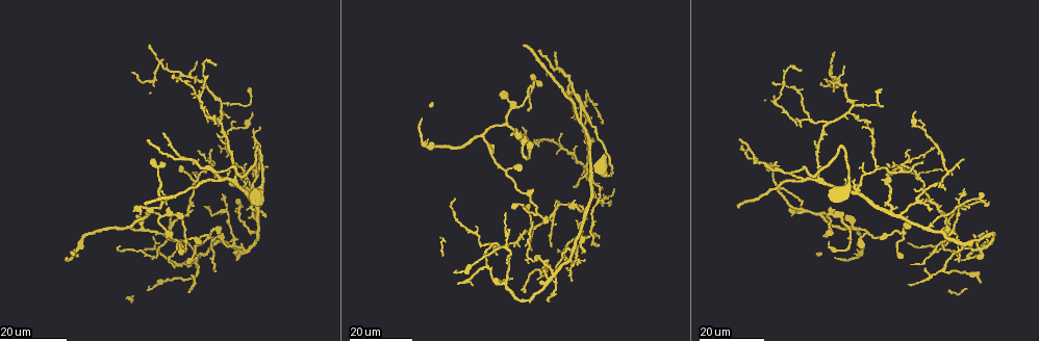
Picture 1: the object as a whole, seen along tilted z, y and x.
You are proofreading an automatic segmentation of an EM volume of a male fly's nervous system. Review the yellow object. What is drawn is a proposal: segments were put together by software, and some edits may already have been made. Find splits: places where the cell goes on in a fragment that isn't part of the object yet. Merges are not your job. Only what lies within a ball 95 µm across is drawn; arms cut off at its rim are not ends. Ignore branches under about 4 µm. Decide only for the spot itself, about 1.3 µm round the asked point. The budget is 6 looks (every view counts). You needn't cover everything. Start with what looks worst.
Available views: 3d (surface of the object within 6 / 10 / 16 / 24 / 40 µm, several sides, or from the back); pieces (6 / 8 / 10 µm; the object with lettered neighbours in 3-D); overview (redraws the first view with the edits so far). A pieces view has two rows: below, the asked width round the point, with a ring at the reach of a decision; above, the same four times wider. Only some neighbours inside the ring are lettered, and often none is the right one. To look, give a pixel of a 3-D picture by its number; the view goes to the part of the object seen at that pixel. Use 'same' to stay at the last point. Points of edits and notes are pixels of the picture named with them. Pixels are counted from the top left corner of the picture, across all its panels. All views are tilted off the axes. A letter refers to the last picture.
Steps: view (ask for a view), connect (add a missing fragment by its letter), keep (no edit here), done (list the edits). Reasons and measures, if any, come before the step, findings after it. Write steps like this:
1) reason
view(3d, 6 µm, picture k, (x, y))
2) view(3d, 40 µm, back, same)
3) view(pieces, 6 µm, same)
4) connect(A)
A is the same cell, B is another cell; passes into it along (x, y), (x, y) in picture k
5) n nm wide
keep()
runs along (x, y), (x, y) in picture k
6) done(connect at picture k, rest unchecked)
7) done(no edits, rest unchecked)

an open end
view(3d, 16 µm, picture 1, (924, 269))

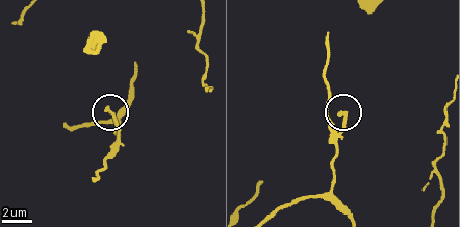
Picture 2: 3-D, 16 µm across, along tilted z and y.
what lies round it
view(pieces, 10 µm, picture 2, (340, 115))

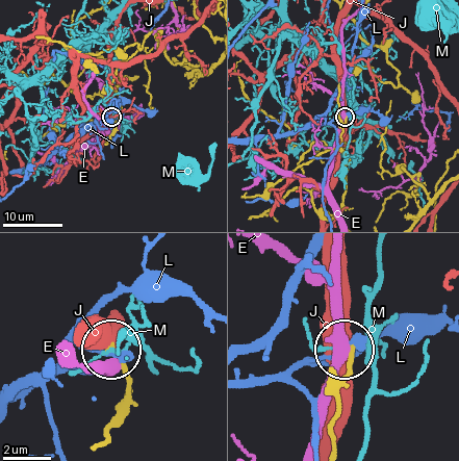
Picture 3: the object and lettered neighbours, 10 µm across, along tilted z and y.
keep()
E, J, L and M are other cells; no lettered fragment goes on from it

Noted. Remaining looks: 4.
an open end
view(3d, 16 µm, picture 1, (909, 284))

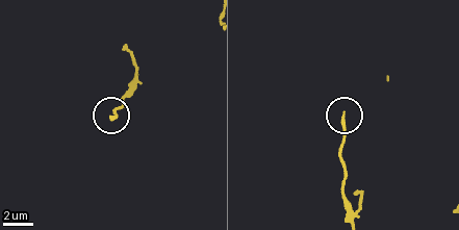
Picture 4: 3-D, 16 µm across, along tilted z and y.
view(pieces, 6 µm, picture 4, (345, 115))

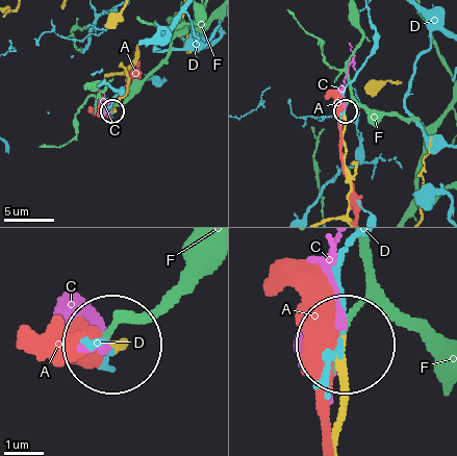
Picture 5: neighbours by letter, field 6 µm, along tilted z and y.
150 nm wide
keep()
A, C, D and F are other cells; runs along (136, 57), (111, 111) in picture 5; no lettered fragment goes on from it

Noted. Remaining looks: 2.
free end
view(3d, 24 µm, picture 1, (877, 164))

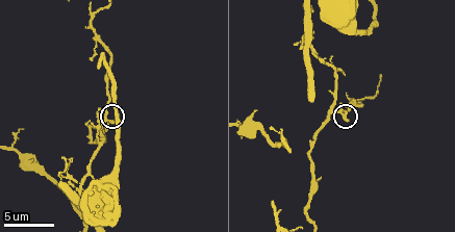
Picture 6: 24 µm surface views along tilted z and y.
view(pieces, 8 µm, picture 6, (347, 120))

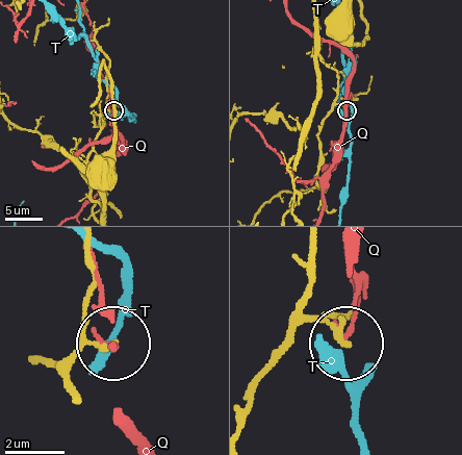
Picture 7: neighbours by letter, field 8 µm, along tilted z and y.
keep()
Q and T are other cells; runs along (312, 272), (300, 305), (341, 338) in picture 7; none of them fits

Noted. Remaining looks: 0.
done(no edits, rest unchecked)

